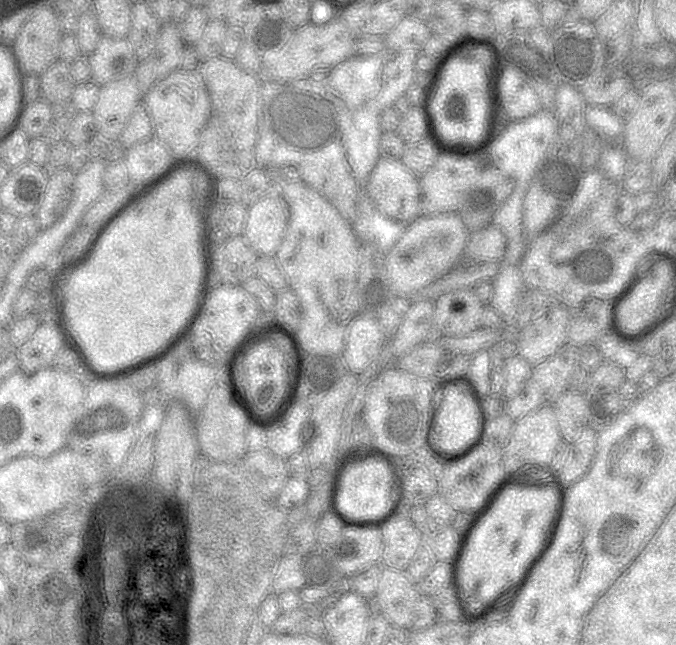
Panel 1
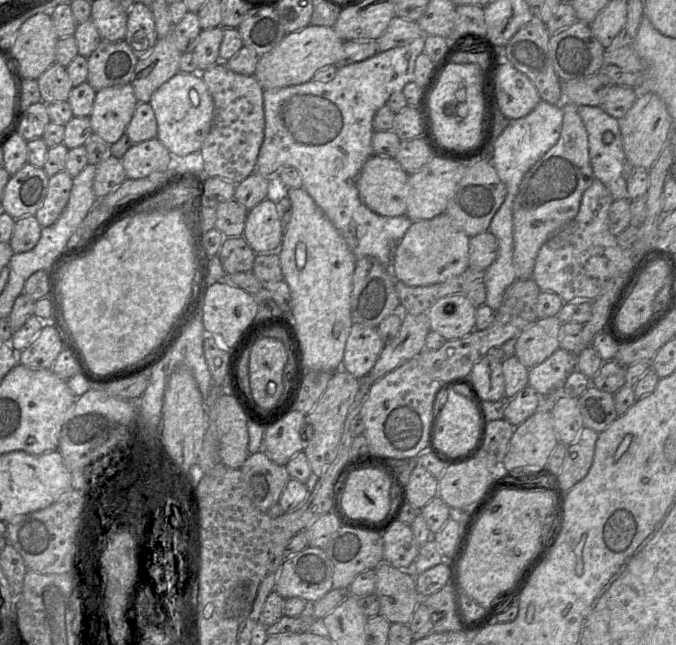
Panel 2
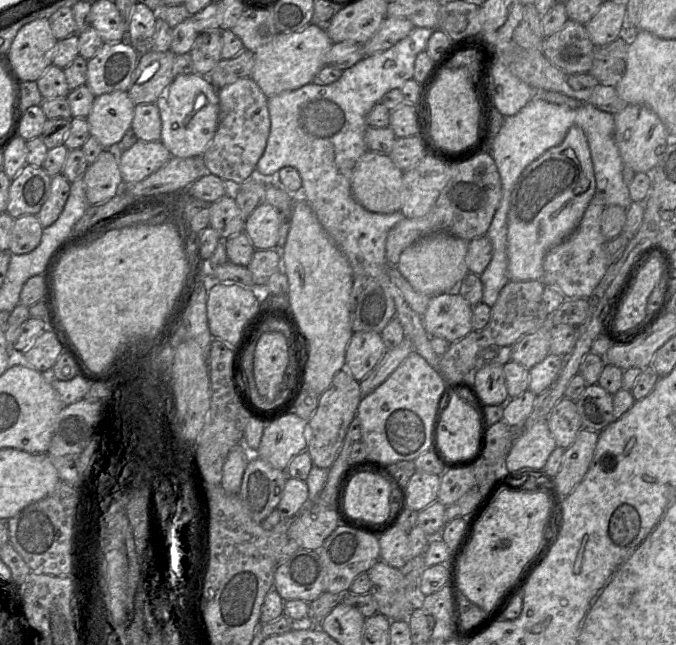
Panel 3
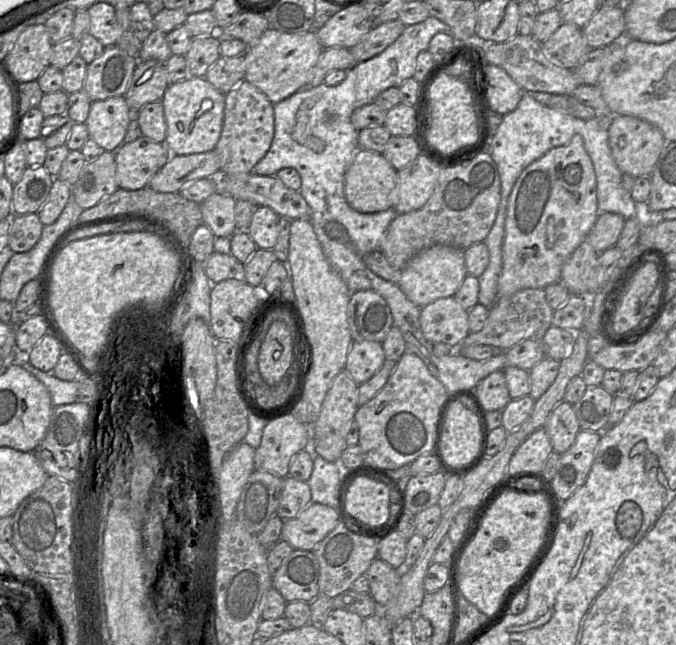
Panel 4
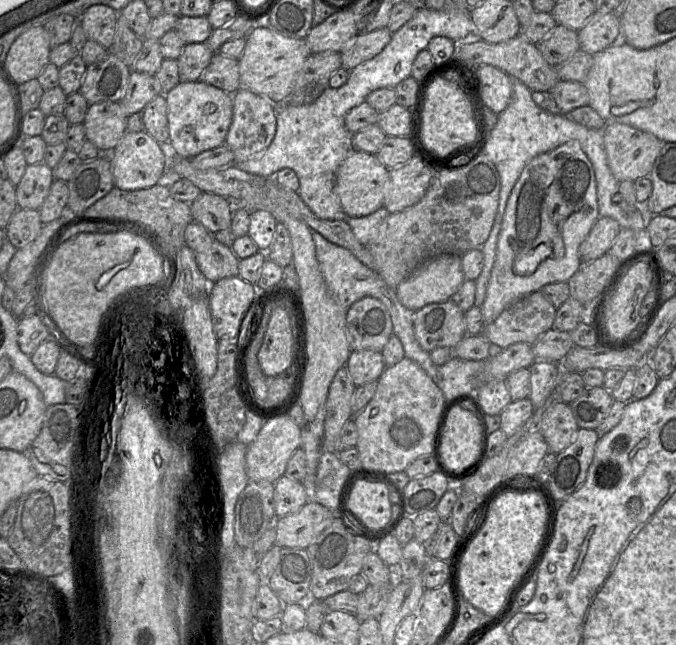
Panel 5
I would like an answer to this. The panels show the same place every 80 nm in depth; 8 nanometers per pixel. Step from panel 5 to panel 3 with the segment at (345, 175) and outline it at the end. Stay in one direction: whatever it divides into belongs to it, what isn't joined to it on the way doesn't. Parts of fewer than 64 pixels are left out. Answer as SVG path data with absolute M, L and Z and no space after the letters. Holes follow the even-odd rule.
M367 150L357 161L351 178L355 200L375 213L393 213L402 206L403 171L389 157Z

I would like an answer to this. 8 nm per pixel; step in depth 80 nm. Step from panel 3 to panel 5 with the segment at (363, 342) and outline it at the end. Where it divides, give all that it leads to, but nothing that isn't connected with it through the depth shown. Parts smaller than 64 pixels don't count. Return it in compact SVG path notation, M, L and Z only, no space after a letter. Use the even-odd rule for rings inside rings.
M352 350L345 367L355 387L377 381L386 368L382 353L373 350Z

